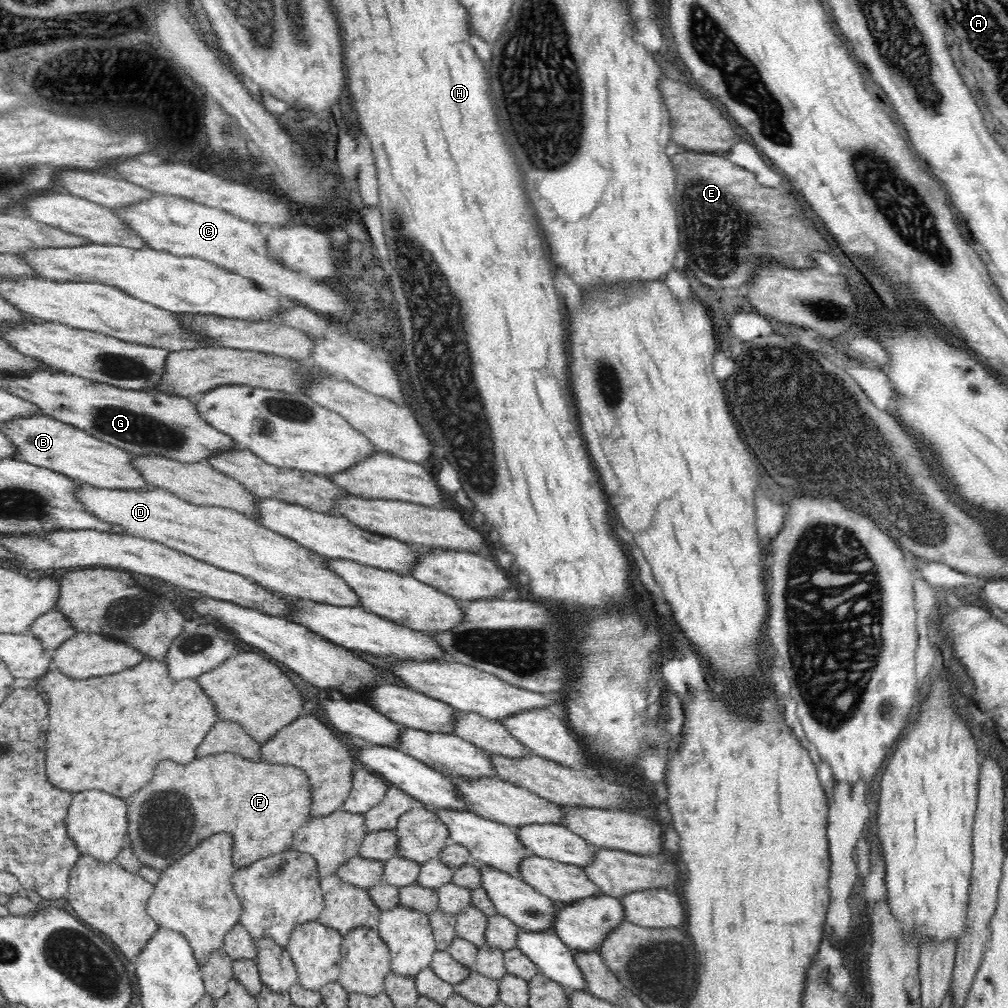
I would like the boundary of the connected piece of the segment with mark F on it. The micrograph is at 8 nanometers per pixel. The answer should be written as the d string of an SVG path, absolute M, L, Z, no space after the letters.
M230 751L198 758L188 764L162 761L156 765L152 782L124 798L124 801L128 817L127 845L142 864L159 872L194 850L204 838L218 832L232 832L236 868L286 851L294 832L306 824L312 810L310 781L304 770L292 765L253 761Z

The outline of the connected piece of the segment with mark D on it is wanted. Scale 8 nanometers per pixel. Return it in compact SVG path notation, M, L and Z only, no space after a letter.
M84 485L77 492L77 500L87 508L92 515L109 524L124 526L126 535L136 536L144 540L160 542L180 553L201 562L219 567L220 569L237 572L242 576L253 579L269 591L291 599L311 600L323 602L334 606L358 606L360 599L356 591L340 577L330 571L327 566L327 558L314 553L309 548L298 544L287 536L273 532L260 523L246 517L244 514L223 507L202 507L188 503L174 494L161 490L157 487L149 488L148 491L128 491L114 489L100 489Z

